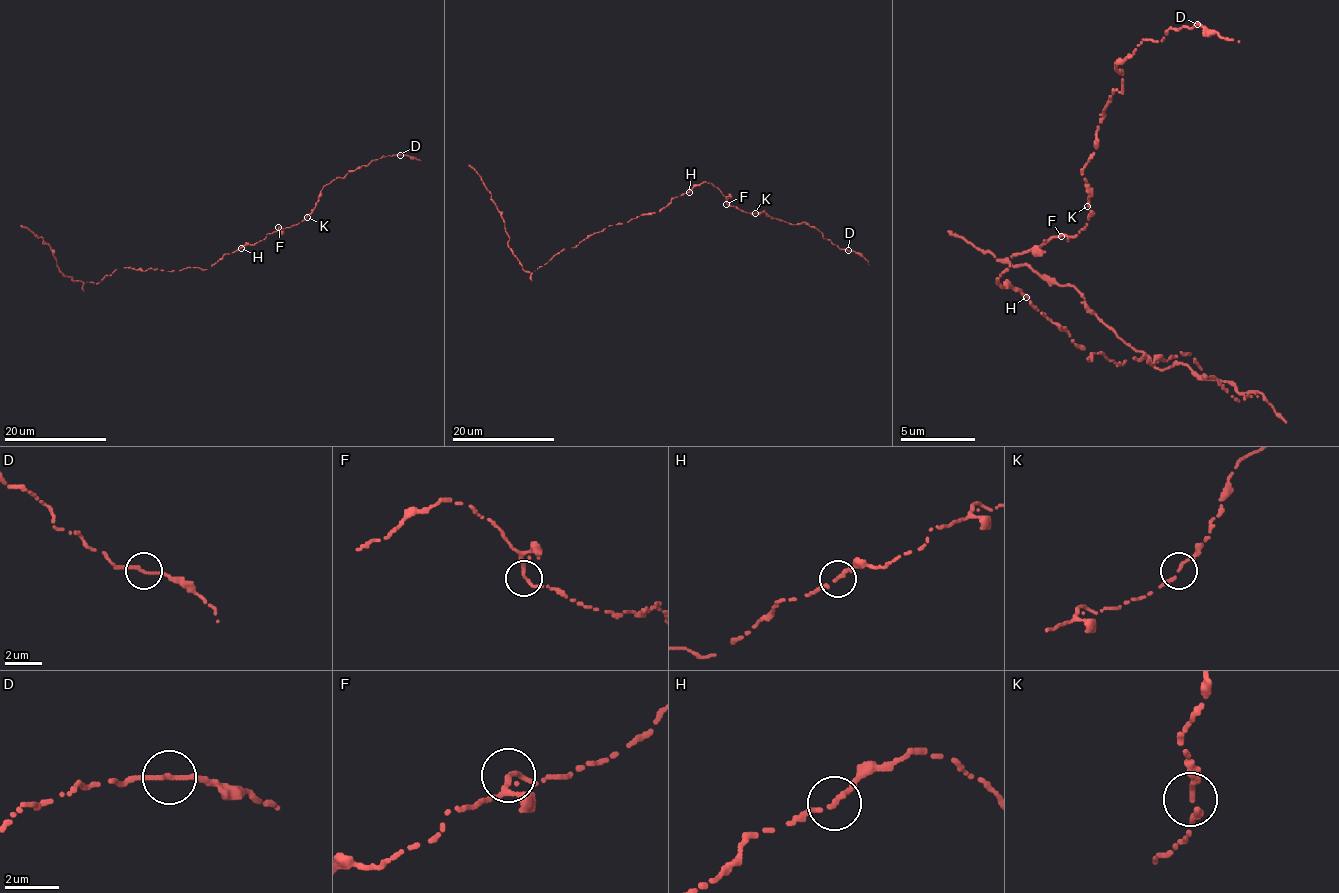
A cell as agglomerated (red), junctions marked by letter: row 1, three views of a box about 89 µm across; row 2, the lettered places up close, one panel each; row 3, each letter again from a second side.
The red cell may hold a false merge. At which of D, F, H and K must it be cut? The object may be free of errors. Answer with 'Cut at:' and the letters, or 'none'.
Cut at: none

